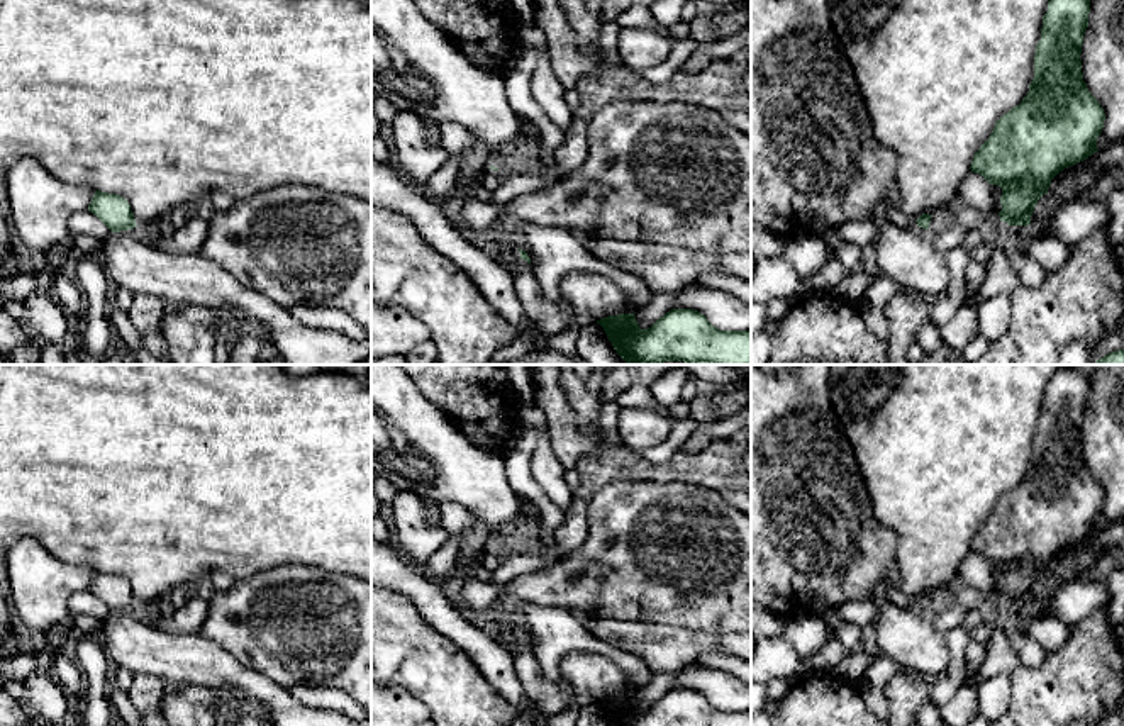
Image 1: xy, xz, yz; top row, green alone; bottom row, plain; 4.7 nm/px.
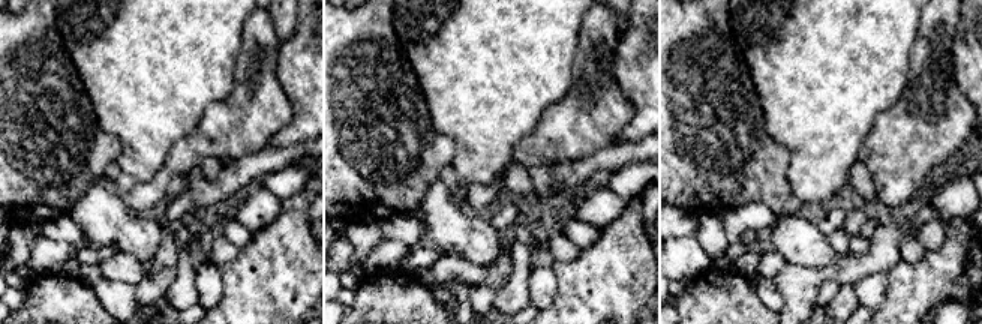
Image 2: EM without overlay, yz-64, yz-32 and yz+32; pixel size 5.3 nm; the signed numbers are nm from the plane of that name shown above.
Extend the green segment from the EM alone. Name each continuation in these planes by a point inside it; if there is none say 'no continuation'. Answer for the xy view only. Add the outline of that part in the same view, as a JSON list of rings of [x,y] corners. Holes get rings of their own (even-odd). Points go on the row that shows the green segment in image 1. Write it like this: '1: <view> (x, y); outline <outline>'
no continuation

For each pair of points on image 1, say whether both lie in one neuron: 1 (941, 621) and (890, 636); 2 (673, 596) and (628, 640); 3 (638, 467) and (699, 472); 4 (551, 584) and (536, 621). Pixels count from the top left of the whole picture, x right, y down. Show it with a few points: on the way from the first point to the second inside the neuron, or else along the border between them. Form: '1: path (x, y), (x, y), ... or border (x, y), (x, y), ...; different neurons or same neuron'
1: border (928, 611), (933, 623), (943, 633); different neurons
2: border (607, 618), (658, 623), (685, 630); different neurons
3: path (653, 470), (684, 470); same neuron
4: border (526, 601), (568, 609); different neurons

